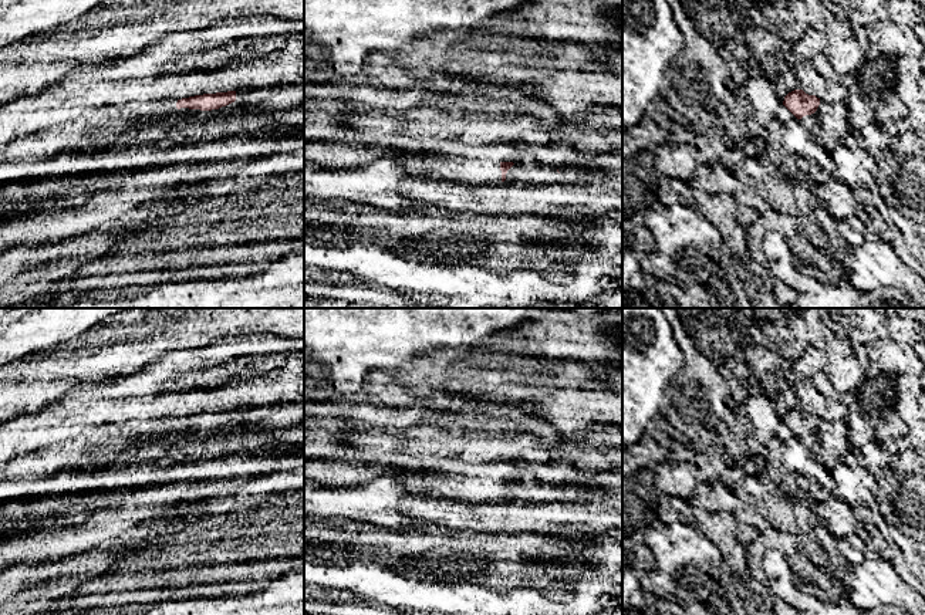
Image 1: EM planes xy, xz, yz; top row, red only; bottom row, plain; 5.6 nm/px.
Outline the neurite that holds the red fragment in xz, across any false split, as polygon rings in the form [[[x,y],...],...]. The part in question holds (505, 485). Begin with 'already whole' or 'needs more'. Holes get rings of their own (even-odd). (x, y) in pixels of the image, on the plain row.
needs more; [[[396,473],[404,489],[419,497],[462,500],[470,504],[494,503],[506,499],[507,489],[513,480],[489,480],[473,476],[453,476],[450,479],[439,474]]]

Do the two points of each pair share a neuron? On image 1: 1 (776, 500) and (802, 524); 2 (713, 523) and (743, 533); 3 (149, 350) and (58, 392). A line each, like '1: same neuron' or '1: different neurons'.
1: same neuron
2: different neurons
3: same neuron

